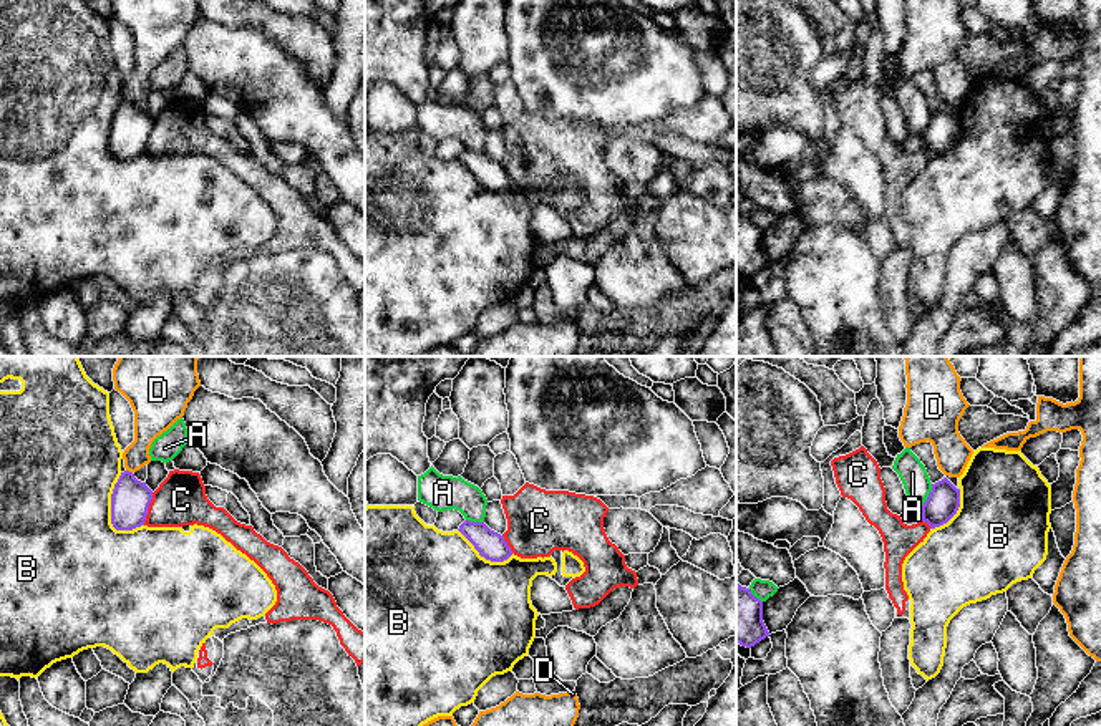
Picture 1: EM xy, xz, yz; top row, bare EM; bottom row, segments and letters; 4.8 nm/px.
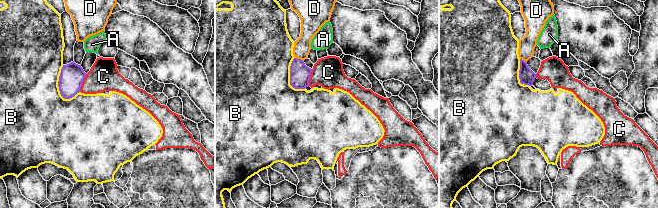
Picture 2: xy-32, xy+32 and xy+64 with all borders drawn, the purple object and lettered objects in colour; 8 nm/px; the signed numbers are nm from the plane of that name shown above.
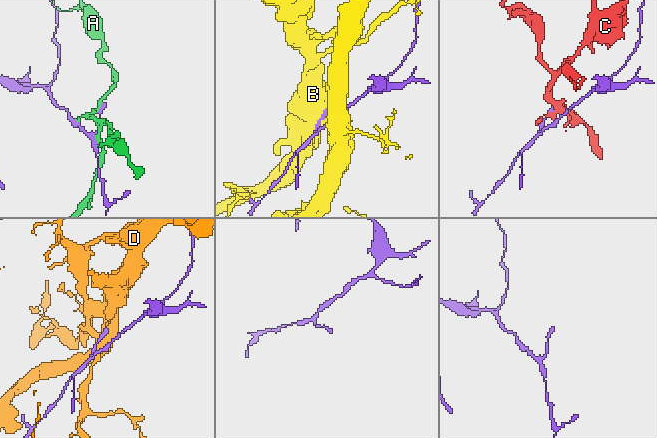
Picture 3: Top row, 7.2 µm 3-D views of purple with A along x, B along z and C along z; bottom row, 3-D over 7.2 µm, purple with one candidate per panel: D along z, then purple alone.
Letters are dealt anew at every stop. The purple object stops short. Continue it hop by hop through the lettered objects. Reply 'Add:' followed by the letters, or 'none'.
Add: none

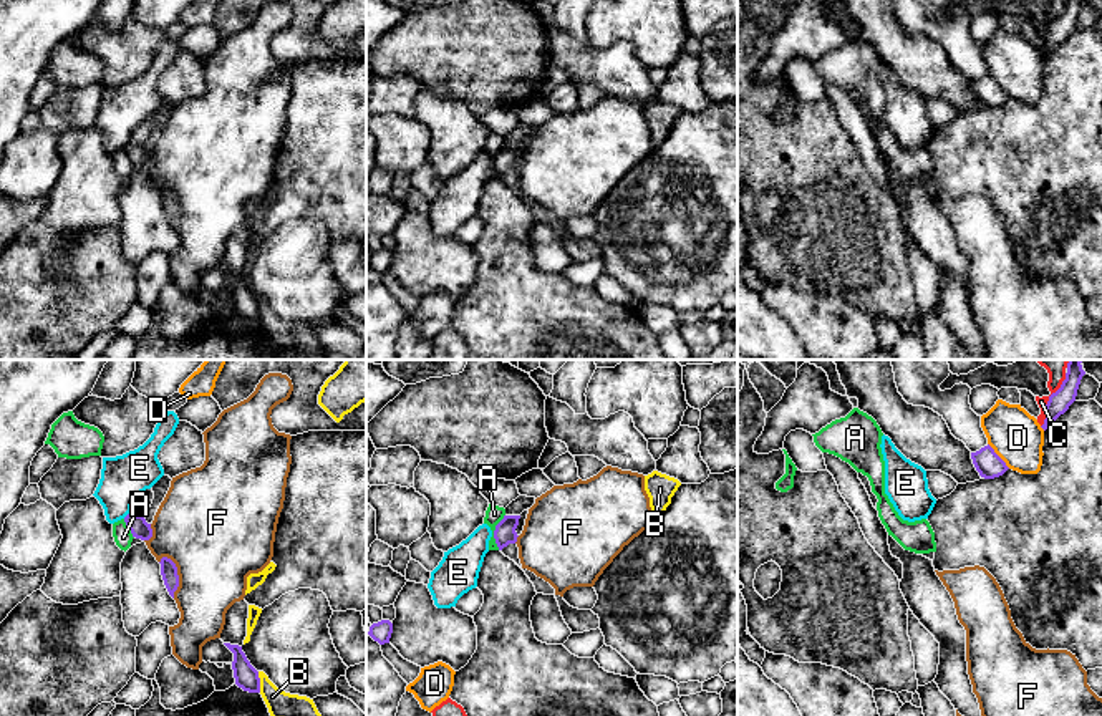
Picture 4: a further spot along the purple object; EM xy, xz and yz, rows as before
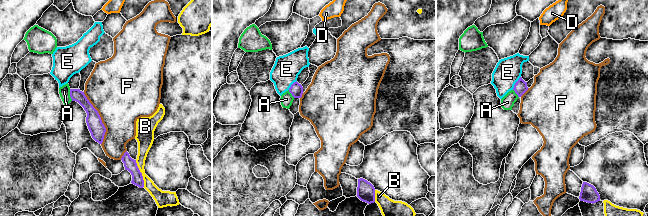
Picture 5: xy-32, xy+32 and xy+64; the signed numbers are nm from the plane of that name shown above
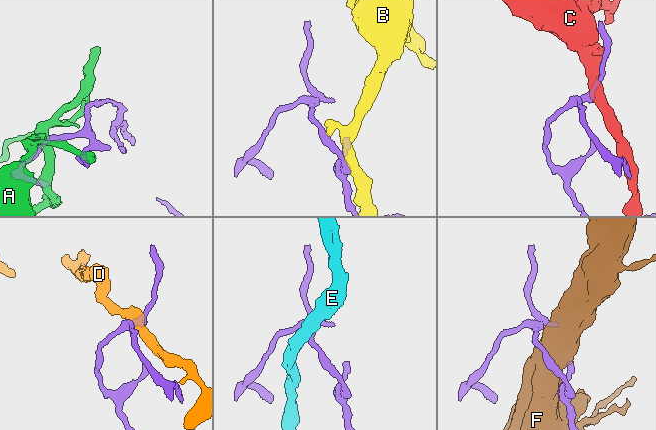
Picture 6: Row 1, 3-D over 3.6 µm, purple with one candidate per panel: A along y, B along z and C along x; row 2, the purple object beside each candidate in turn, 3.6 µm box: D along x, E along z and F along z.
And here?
Add: none

